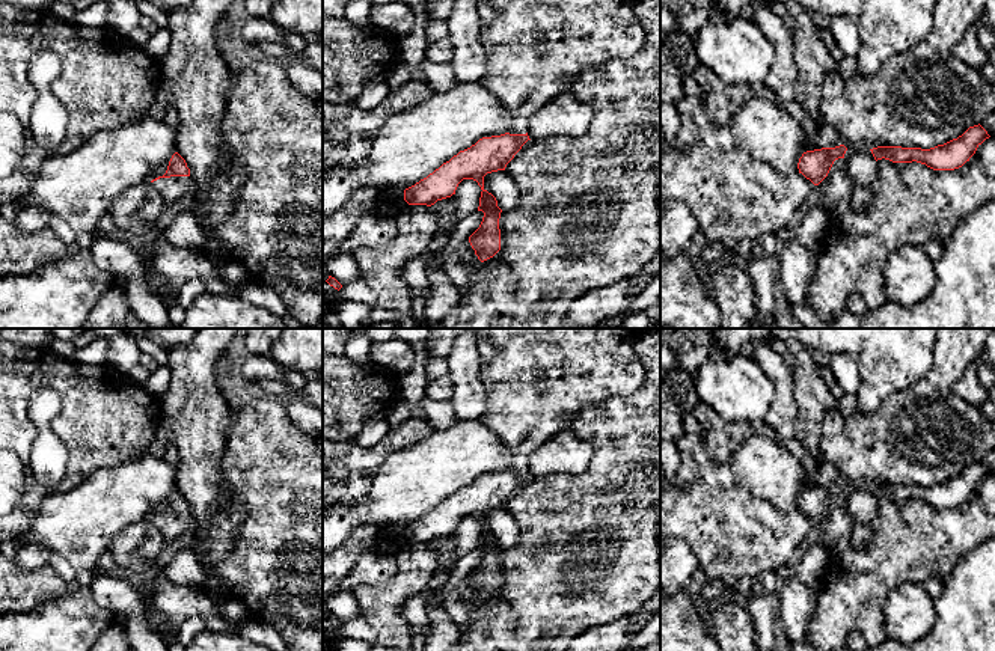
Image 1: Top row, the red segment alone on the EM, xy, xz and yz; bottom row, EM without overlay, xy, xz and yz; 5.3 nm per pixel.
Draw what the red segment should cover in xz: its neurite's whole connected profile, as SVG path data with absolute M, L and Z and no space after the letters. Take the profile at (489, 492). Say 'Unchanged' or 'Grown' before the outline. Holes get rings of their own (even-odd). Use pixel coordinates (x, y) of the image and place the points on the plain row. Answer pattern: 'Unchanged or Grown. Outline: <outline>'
Grown. Outline: M478 329L479 380L485 389L485 413L479 419L498 434L501 442L513 449L513 464L501 473L482 475L470 485L460 488L449 499L404 527L409 542L431 544L437 538L455 532L463 517L473 517L481 524L478 549L484 550L479 565L469 574L469 580L481 600L493 595L501 588L499 556L502 547L496 535L484 526L484 514L505 508L507 502L531 478L528 473L529 457L553 436L567 431L583 405L597 405L603 399L632 395L645 375L645 368L633 356L633 345L644 329Z

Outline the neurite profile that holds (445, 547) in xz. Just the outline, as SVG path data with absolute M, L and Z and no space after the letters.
M454 533L437 538L434 542L431 542L433 550L439 561L439 570L434 574L434 577L446 567L449 565L457 553L457 536Z

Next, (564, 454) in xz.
M571 429L553 436L528 460L531 478L547 475L582 475L592 458L594 448Z

